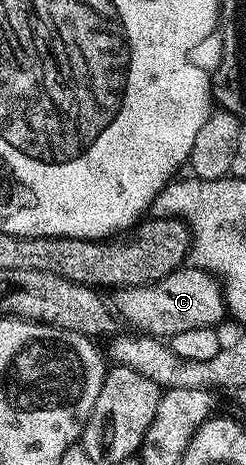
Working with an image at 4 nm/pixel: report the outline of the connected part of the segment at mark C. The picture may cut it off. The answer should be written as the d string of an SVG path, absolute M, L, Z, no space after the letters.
M184 266L152 284L137 288L121 288L114 293L114 309L124 321L141 328L142 333L154 338L170 338L185 330L215 328L228 315L224 300L224 286L219 276L205 269Z

